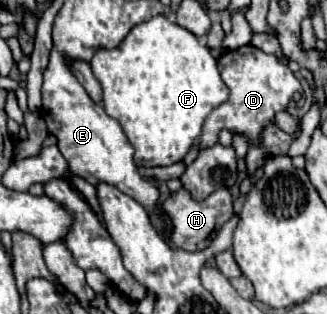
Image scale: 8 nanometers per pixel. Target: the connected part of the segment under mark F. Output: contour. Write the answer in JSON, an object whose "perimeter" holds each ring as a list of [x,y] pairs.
{"perimeter":[[[154,16],[148,22],[136,24],[118,48],[98,50],[90,60],[90,66],[104,90],[104,110],[120,122],[124,134],[134,146],[134,160],[138,166],[170,166],[180,162],[198,142],[204,118],[228,100],[228,86],[222,82],[216,58],[208,46],[166,16]]]}

